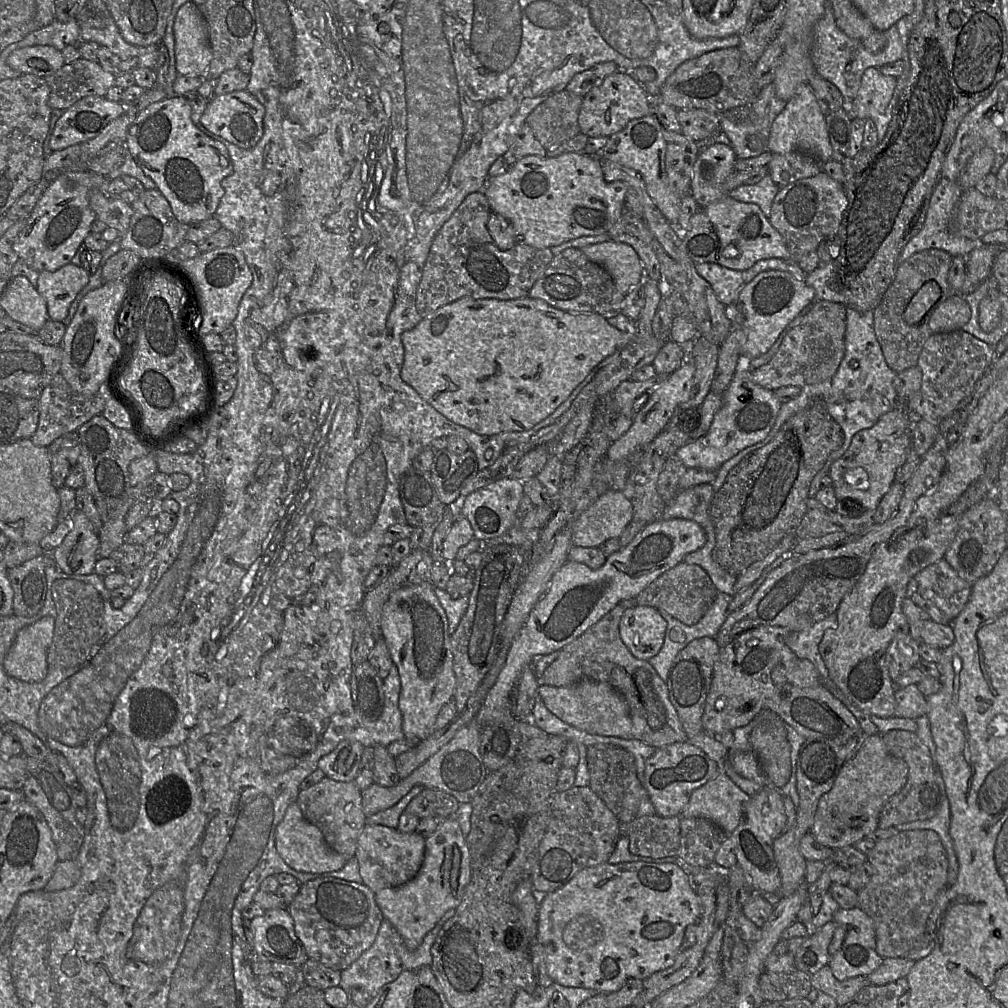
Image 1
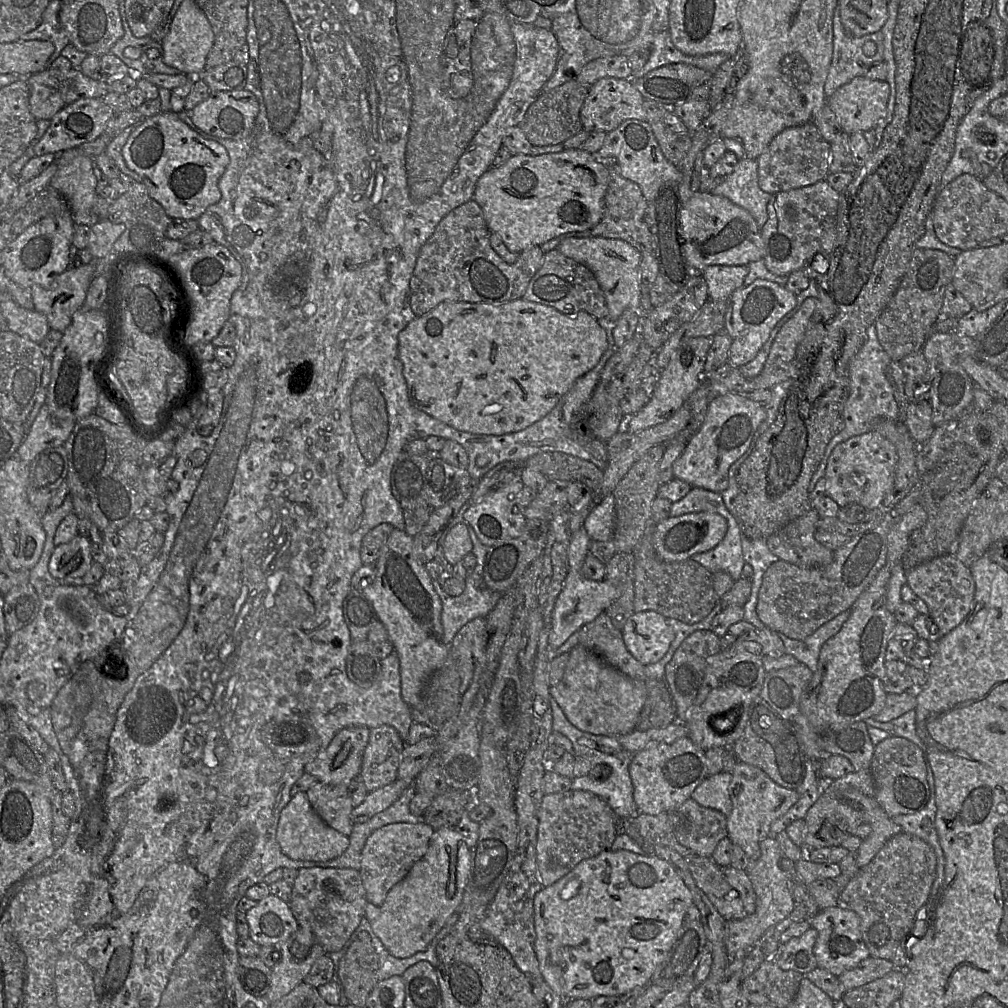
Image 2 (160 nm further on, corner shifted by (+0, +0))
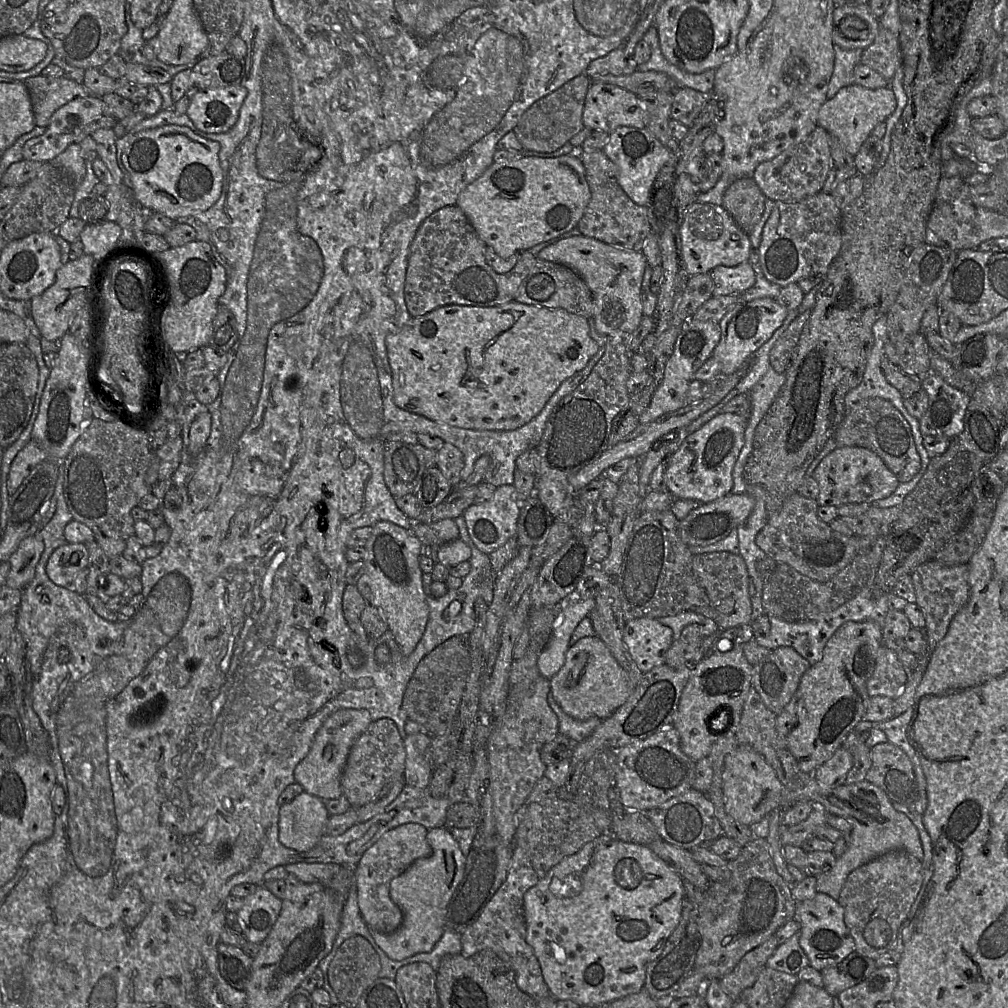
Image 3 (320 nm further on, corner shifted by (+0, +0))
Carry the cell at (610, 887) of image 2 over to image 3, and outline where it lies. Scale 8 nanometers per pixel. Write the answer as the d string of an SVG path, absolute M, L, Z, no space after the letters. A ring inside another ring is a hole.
M611 833L602 834L586 843L576 853L562 859L553 866L544 878L524 894L524 917L526 922L526 942L533 948L542 970L550 996L555 1000L572 1000L580 1006L605 1006L622 997L638 993L644 989L647 965L663 951L667 939L680 922L685 897L683 879L659 858L647 845L627 843Z

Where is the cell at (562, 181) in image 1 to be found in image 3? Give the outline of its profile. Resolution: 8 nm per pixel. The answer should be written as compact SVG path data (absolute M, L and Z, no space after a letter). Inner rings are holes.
M575 151L575 154L566 154L554 158L522 157L506 162L494 162L479 178L469 184L460 193L456 205L465 213L469 222L483 242L492 247L500 257L509 258L513 254L520 254L537 244L548 241L577 227L591 198L590 188L586 180L585 168L577 152L578 151Z

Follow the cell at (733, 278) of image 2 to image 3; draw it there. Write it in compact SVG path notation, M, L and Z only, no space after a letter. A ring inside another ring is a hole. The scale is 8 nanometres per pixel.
M749 261L735 267L717 266L711 275L714 282L713 297L741 295L756 281L756 273Z

